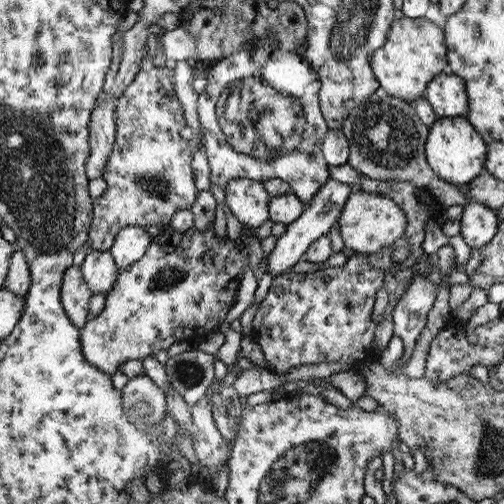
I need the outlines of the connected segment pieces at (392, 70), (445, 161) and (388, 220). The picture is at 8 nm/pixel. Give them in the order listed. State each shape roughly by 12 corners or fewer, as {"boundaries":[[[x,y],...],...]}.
{"boundaries":[[[393,20],[370,64],[382,93],[413,103],[448,71],[445,31]],[[464,116],[429,126],[425,157],[446,182],[484,172],[484,137]],[[354,189],[336,225],[369,255],[402,239],[397,201]]]}

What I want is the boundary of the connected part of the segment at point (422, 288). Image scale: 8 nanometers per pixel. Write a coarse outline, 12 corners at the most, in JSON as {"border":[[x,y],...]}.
{"border":[[414,276],[393,310],[406,362],[436,300],[433,278]]}

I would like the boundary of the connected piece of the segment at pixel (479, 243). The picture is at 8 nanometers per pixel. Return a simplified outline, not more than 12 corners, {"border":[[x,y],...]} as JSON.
{"border":[[476,201],[463,206],[462,238],[488,246],[501,228],[497,210]]}

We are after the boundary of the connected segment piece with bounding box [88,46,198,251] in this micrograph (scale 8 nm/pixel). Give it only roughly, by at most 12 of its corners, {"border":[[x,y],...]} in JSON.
{"border":[[147,56],[115,106],[88,250],[190,209],[192,146]]}

